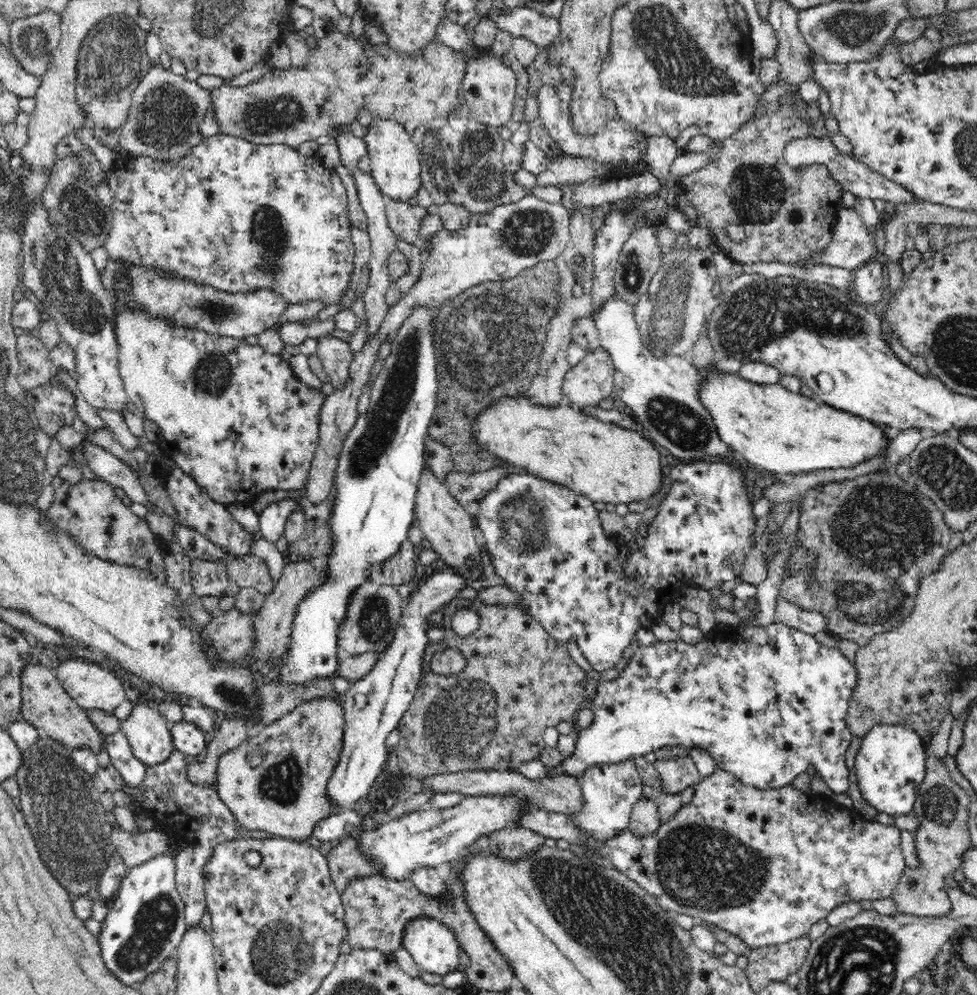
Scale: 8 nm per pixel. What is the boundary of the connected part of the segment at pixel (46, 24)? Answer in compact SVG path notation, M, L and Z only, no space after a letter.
M54 11L9 22L11 53L23 69L40 77L48 68L52 50L61 38L61 15Z

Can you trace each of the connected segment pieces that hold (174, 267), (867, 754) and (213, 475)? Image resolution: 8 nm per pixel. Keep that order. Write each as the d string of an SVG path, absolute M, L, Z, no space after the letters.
M218 133L211 138L203 138L203 142L200 142L200 145L192 149L191 153L188 154L187 157L184 157L178 162L160 162L154 161L152 158L148 157L140 157L135 159L133 157L125 157L124 166L122 166L120 170L116 169L115 172L112 172L112 174L108 175L107 177L107 183L109 184L109 188L113 191L115 199L113 200L113 204L110 207L110 217L112 217L113 221L108 228L108 233L106 234L107 239L104 246L107 250L107 253L115 259L130 259L132 263L139 264L140 266L156 266L156 268L167 270L167 272L171 272L171 274L177 274L177 276L181 276L181 278L194 280L195 282L199 282L199 284L214 286L216 290L224 290L228 293L238 292L246 294L258 289L272 289L272 292L278 294L281 300L288 301L288 304L300 304L301 302L308 302L308 300L320 300L326 305L336 304L340 302L341 296L346 290L346 287L350 286L350 280L352 280L352 274L354 274L353 260L355 258L354 243L352 243L352 240L350 240L350 222L348 222L348 200L346 189L344 189L344 186L342 186L342 181L337 172L332 172L332 169L326 169L323 165L321 165L321 162L318 162L318 160L314 158L314 156L304 156L304 154L301 154L294 147L287 145L256 145L247 142L242 138Z
M882 724L871 728L863 737L862 745L856 756L856 780L859 790L870 806L874 806L877 812L886 812L890 816L904 816L913 810L919 786L922 784L927 772L927 756L929 750L923 738L910 726Z
M114 300L113 302L115 308L115 330L117 335L117 341L119 345L119 375L123 380L123 387L125 388L126 394L129 398L129 403L131 407L143 418L148 418L148 420L152 420L160 426L160 432L162 432L162 436L166 438L164 442L168 442L168 452L170 452L170 456L172 456L173 464L180 467L188 476L191 476L202 488L207 490L207 493L219 503L228 506L236 506L240 505L249 505L253 498L260 494L263 490L304 490L305 484L309 475L309 470L311 467L312 459L315 455L316 447L319 444L319 426L321 419L319 416L323 413L323 402L325 396L322 395L317 389L313 389L300 381L294 372L290 368L290 363L287 359L281 357L280 354L270 354L266 352L260 345L248 345L245 343L243 339L237 339L232 337L221 337L218 334L210 334L200 332L200 330L184 328L184 326L180 325L170 325L167 324L164 320L155 320L154 318L148 318L148 316L144 316L144 313L133 312L131 310L131 306L123 306L123 300Z

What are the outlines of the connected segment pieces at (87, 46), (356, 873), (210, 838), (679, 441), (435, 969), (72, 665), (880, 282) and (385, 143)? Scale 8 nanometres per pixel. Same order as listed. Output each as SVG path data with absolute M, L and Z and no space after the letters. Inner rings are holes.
M124 13L101 18L85 35L76 64L76 101L93 127L124 126L132 104L131 94L154 64L147 56L146 35L133 18Z
M352 837L341 840L326 857L333 883L340 893L358 877L369 877L380 870L378 861L362 850L360 842Z
M174 750L167 761L147 767L147 773L139 788L143 790L142 797L138 800L132 798L135 824L140 826L140 822L148 818L165 828L164 831L169 836L187 841L186 848L173 856L176 867L175 883L185 904L187 927L198 925L207 908L201 871L218 843L226 839L242 838L242 834L236 829L237 820L214 786L195 785L188 780L184 754L178 750Z
M616 294L604 304L596 316L592 314L592 317L598 329L601 347L610 355L613 362L615 380L613 397L635 419L637 427L653 443L660 444L669 451L669 454L673 454L681 461L706 460L706 456L734 454L734 450L719 437L711 412L700 399L700 388L704 386L704 378L702 371L692 365L689 357L658 356L654 351L646 349L644 341L640 340L640 333L637 332L633 306L620 300Z
M420 917L408 924L403 947L420 966L420 970L444 976L458 968L460 943L444 923Z
M68 660L56 669L61 686L82 708L112 712L126 700L124 684L102 666Z
M876 256L874 259L854 270L853 282L856 288L858 300L869 308L873 308L873 304L882 300L882 290L884 290L884 259L881 256Z
M375 119L366 129L363 140L368 146L368 156L371 161L370 176L380 187L381 194L386 199L407 202L419 193L422 187L420 151L413 142L411 133L408 133L400 123L384 119Z

